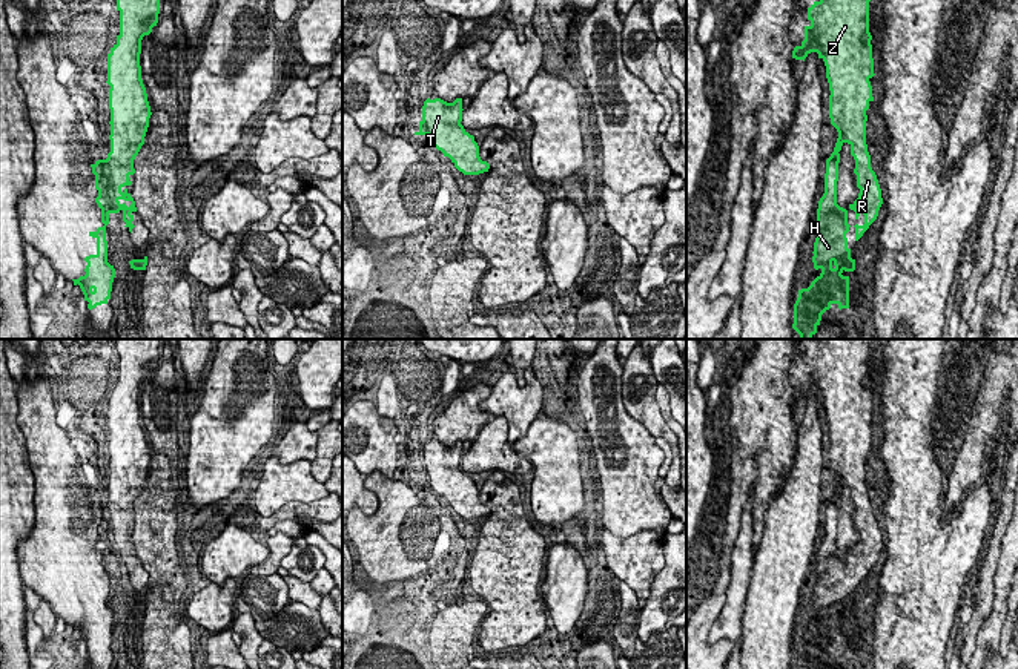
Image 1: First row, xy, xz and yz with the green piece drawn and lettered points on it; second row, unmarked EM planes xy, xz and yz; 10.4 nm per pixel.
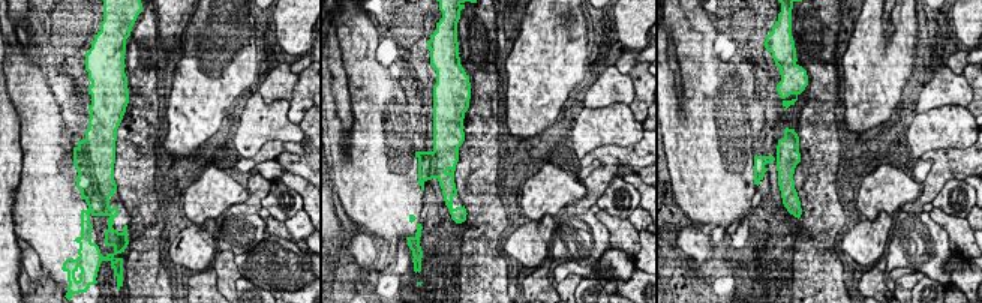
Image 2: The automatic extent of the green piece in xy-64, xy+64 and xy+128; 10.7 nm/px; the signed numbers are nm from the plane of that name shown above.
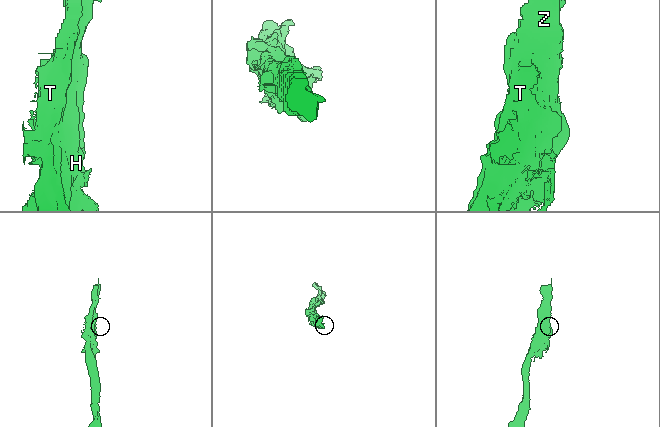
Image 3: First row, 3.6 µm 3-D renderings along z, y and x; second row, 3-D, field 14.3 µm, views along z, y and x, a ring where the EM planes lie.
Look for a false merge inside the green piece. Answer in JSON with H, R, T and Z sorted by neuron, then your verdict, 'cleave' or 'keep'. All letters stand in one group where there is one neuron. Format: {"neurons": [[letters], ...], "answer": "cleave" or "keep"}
{"neurons": [["H", "R", "T", "Z"]], "answer": "keep"}

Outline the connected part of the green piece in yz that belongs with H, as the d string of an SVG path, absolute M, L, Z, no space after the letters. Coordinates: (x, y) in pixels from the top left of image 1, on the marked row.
M820 0L808 8L809 26L805 26L805 40L792 51L792 58L803 60L817 52L818 58L825 61L826 78L829 83L829 118L837 129L838 138L834 152L826 160L825 193L818 201L817 209L817 238L814 242L814 269L821 273L811 282L808 288L798 290L798 298L794 304L792 328L800 334L800 339L812 339L820 325L821 315L837 304L838 308L849 308L849 276L843 272L855 270L855 259L851 258L846 233L849 232L848 210L837 204L837 181L840 150L844 143L851 146L851 155L855 160L854 173L857 175L858 198L849 204L855 212L855 219L863 213L864 224L855 224L855 241L858 241L869 226L877 219L878 210L883 204L881 189L875 172L871 167L871 155L866 144L866 110L874 101L871 78L874 74L872 58L872 35L869 32L869 2L871 0Z

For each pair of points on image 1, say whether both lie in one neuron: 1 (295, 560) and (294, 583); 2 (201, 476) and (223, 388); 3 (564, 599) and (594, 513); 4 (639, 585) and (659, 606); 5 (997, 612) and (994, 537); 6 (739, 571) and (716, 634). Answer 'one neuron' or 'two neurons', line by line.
1: two neurons
2: one neuron
3: two neurons
4: two neurons
5: two neurons
6: one neuron

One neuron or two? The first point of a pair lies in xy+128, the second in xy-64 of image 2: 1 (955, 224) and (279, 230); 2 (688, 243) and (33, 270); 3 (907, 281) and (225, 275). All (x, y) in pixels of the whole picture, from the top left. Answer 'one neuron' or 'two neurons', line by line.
1: one neuron
2: one neuron
3: one neuron

